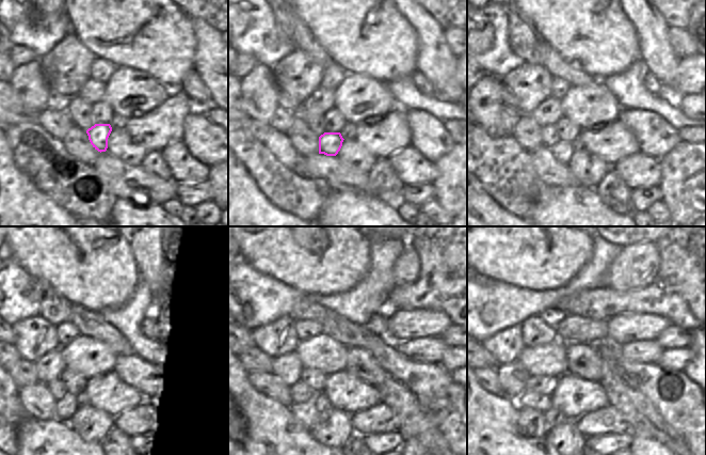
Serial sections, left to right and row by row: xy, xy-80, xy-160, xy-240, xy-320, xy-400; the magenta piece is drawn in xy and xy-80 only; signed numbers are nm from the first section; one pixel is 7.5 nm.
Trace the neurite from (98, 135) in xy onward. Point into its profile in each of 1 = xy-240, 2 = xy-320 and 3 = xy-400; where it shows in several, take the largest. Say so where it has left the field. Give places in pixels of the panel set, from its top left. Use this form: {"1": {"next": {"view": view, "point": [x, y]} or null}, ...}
{"1": {"next": {"view": "xy-240", "point": [66, 407]}}, "2": {"next": {"view": "xy-320", "point": [306, 413]}}, "3": {"next": {"view": "xy-400", "point": [530, 423]}}}

